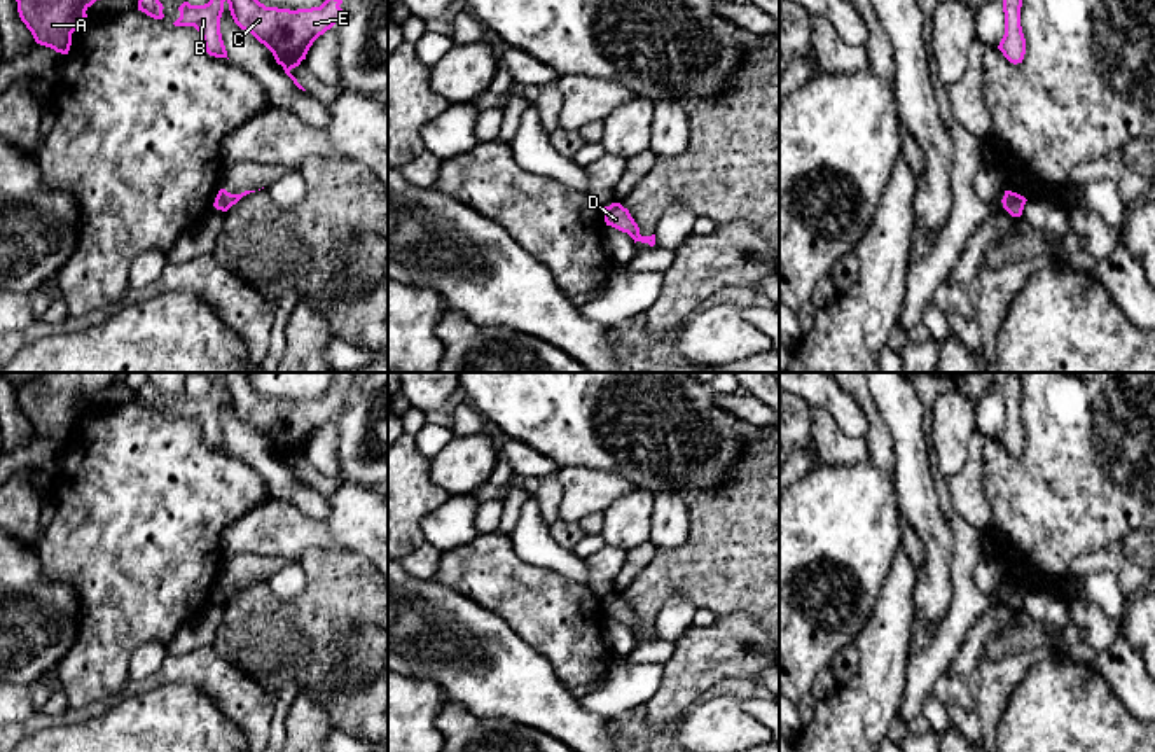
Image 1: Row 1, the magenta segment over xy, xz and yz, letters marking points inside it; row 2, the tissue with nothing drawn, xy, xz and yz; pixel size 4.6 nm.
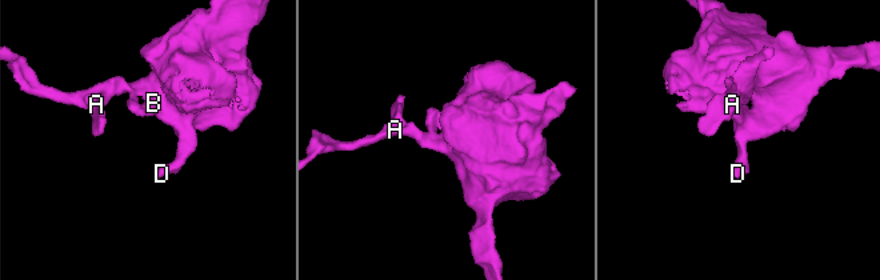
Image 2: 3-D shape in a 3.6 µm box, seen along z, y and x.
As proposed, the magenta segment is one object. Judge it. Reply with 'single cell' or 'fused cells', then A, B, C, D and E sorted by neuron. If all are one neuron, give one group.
single cell; groups A B C D E

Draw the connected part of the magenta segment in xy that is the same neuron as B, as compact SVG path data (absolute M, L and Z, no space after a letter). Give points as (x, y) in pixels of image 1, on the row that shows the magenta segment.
M210 0L204 5L190 5L183 2L178 10L180 17L175 26L194 26L201 37L204 49L210 56L227 58L227 51L220 33L220 17L225 0Z

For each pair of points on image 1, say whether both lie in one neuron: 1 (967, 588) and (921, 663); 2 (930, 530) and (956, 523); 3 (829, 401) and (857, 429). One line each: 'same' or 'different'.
1: same
2: different
3: same

